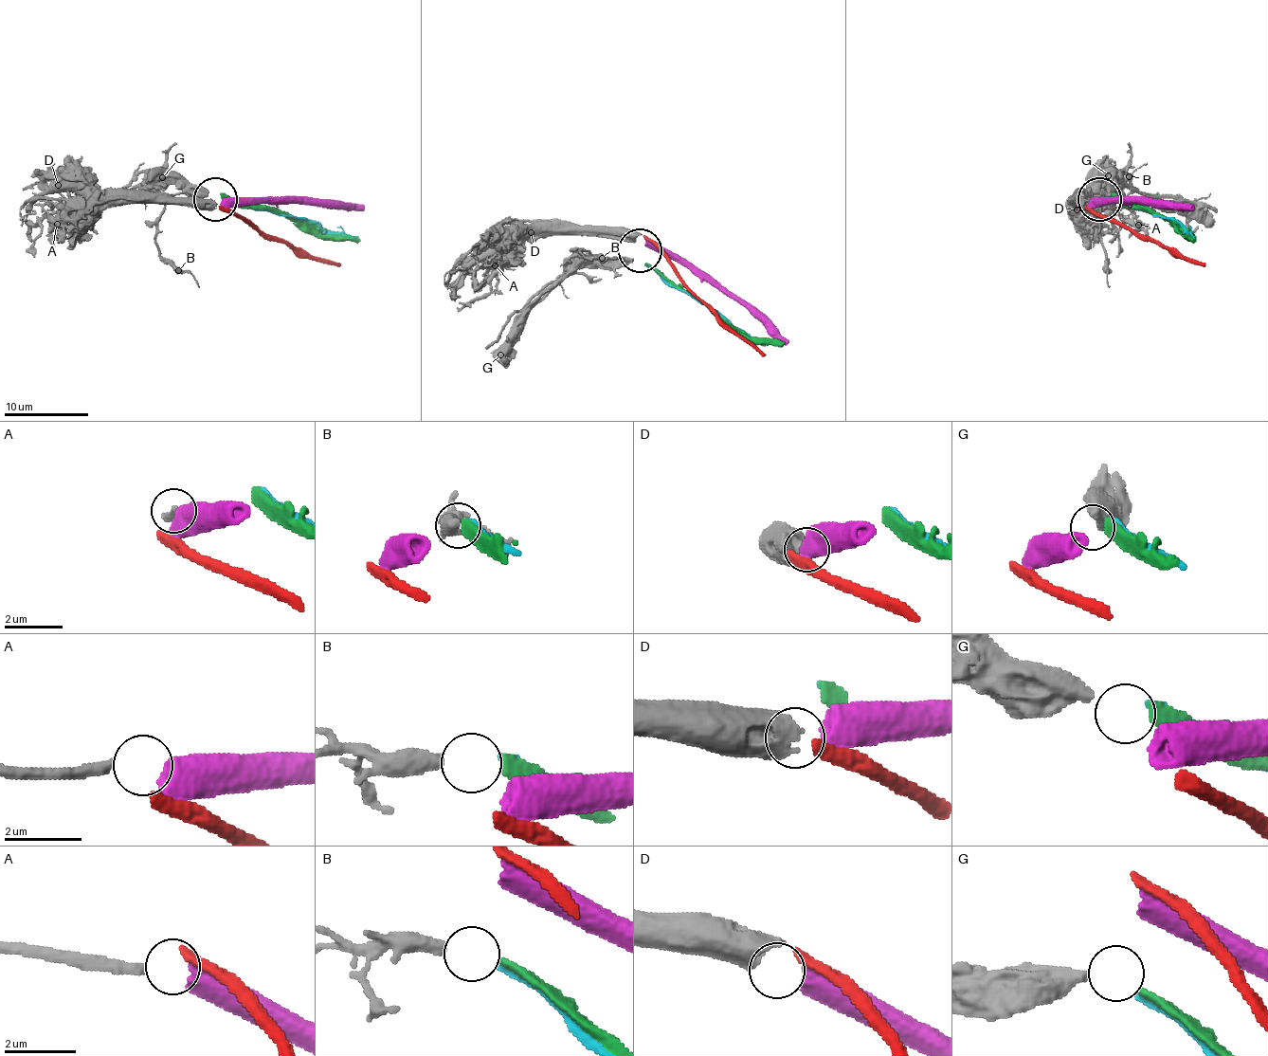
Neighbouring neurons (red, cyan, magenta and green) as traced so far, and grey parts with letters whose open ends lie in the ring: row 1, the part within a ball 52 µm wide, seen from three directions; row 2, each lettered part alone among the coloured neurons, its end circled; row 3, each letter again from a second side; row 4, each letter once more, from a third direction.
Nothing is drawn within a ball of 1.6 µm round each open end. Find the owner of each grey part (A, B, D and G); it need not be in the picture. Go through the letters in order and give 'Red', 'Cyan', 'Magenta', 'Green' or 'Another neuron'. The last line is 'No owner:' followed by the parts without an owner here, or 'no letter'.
A: Another neuron
B: Cyan
D: Magenta
G: Green
No owner: A

